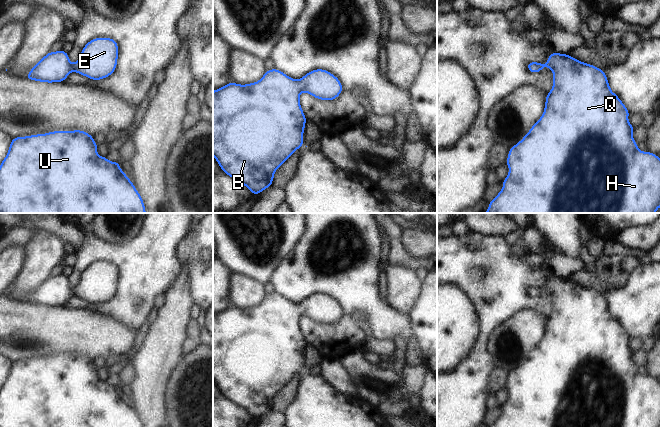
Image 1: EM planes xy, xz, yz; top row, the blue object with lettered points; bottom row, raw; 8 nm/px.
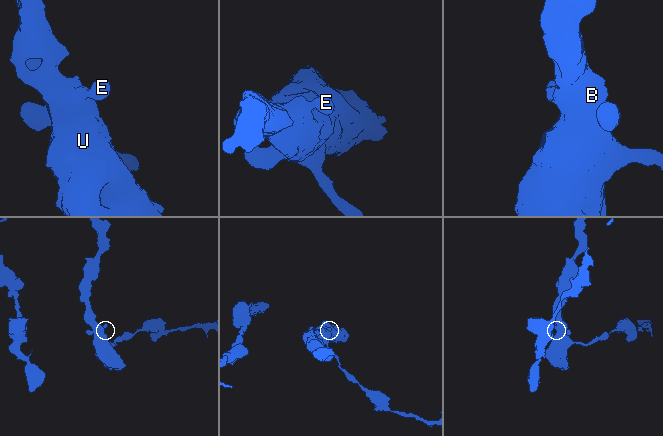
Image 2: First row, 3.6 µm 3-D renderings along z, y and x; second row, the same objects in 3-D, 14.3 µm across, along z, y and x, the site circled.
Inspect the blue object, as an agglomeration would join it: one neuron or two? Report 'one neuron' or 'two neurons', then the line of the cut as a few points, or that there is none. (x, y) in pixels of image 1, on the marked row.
one neuron | no cut

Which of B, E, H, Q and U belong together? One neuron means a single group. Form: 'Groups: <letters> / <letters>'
Groups: B E H Q U.

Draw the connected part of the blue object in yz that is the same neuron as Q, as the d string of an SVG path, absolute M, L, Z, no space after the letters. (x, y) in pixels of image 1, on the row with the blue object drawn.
M557 52L550 54L544 65L539 62L527 64L531 73L538 73L544 67L553 71L553 88L546 96L543 115L523 139L509 149L506 160L509 173L503 180L502 190L490 201L485 213L655 213L661 206L661 159L649 151L642 152L638 149L638 144L633 139L635 128L628 121L630 113L619 97L611 91L604 70L581 62L568 54Z

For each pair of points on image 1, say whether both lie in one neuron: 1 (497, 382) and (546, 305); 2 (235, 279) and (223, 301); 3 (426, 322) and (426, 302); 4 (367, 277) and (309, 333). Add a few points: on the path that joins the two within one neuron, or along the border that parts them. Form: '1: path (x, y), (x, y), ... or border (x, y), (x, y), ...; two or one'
1: border (495, 368), (490, 376), (489, 391); two
2: border (232, 273), (229, 278), (230, 305); two
3: path (426, 317), (426, 307); one
4: path (353, 297), (346, 319), (332, 333), (329, 333); one

